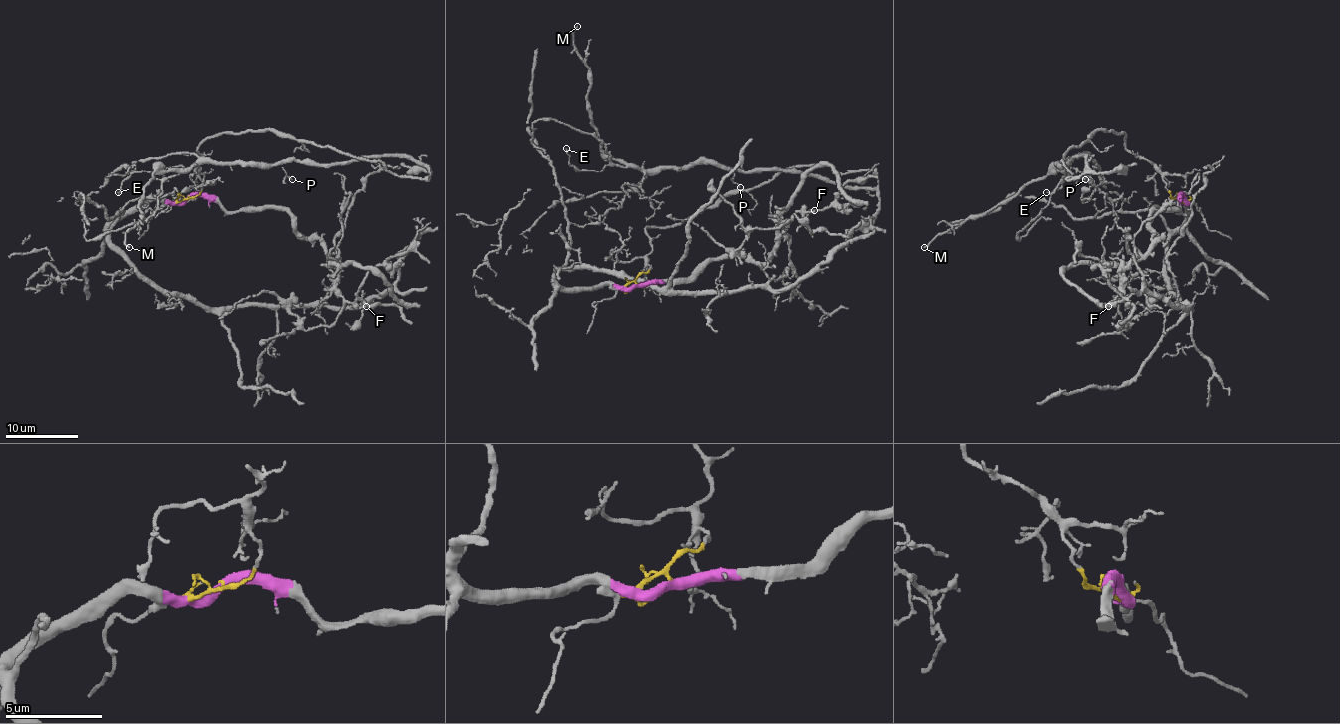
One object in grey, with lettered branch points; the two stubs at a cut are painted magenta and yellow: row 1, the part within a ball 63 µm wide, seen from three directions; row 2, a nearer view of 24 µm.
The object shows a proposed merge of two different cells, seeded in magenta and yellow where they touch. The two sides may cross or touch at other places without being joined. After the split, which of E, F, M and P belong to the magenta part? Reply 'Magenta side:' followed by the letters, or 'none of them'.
Magenta side: F

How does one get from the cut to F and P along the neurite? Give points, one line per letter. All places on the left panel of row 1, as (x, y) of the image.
F: (189, 197), (214, 197), (229, 211), (287, 213), (303, 237), (316, 237), (336, 270), (334, 286), (367, 306)
P: (189, 195), (203, 188), (207, 139), (272, 130), (394, 173), (431, 173), (405, 157), (285, 161), (292, 179)

